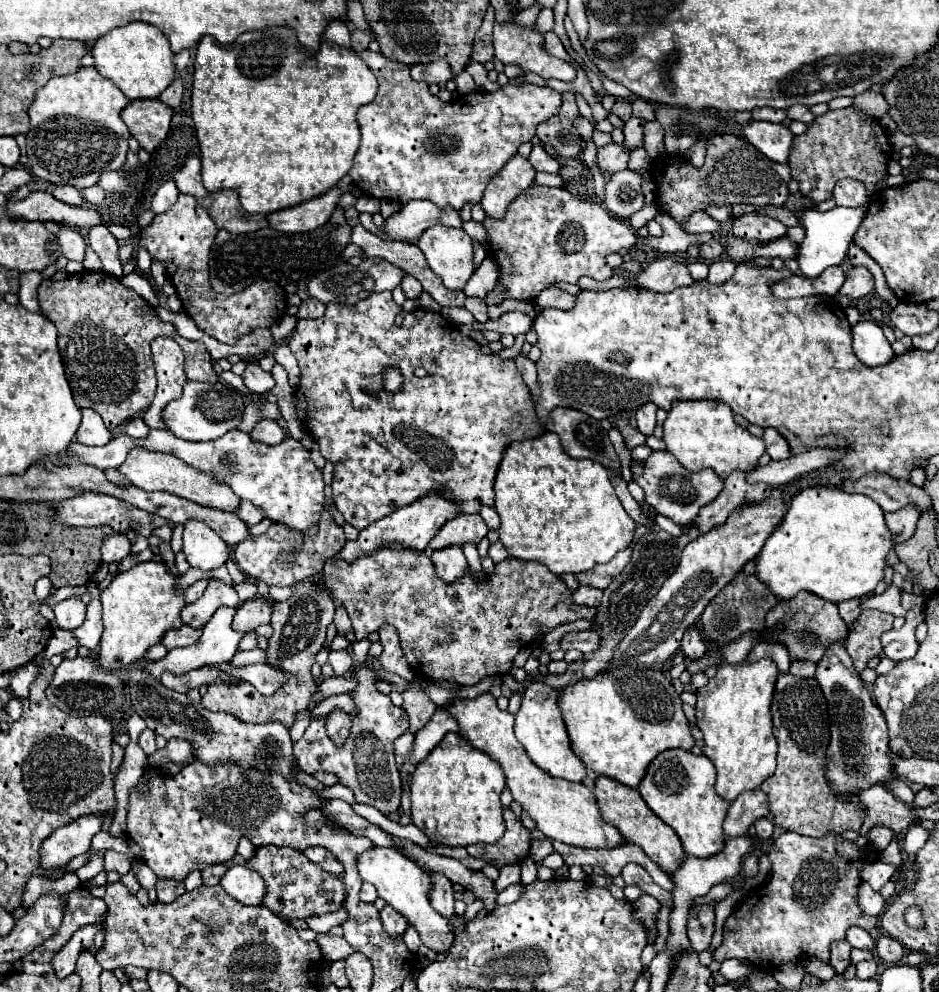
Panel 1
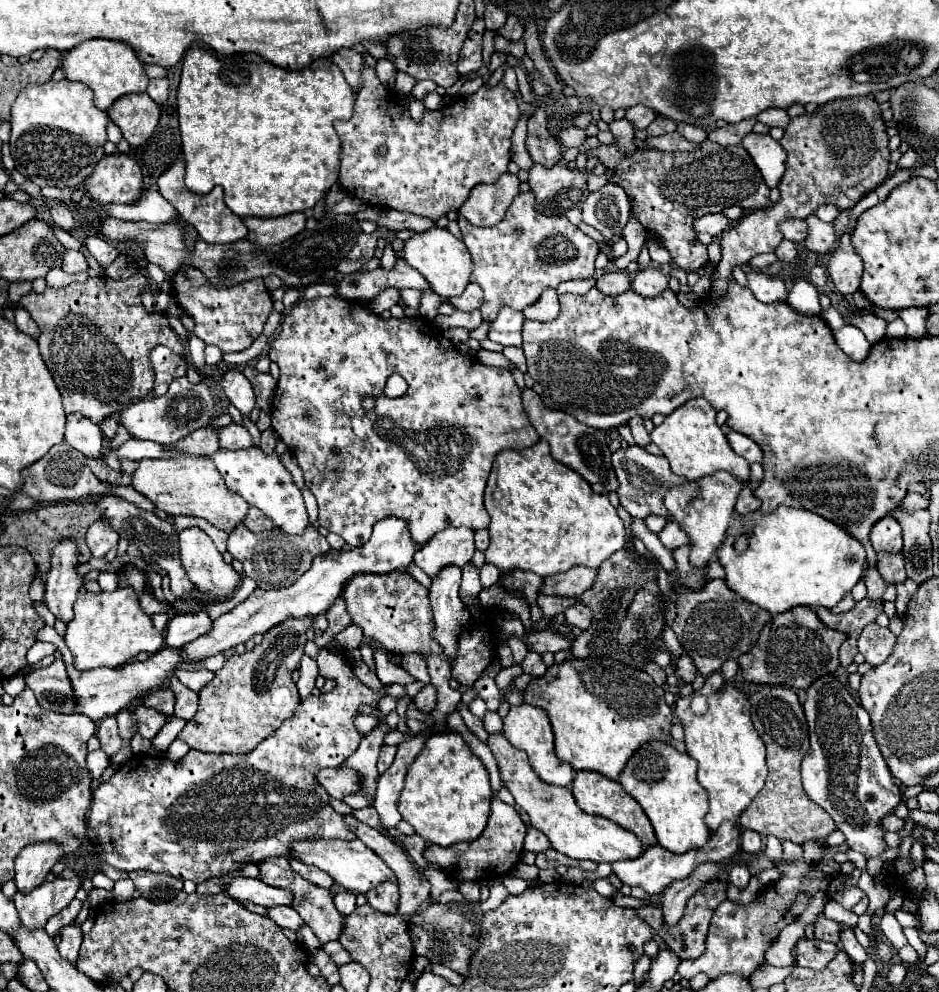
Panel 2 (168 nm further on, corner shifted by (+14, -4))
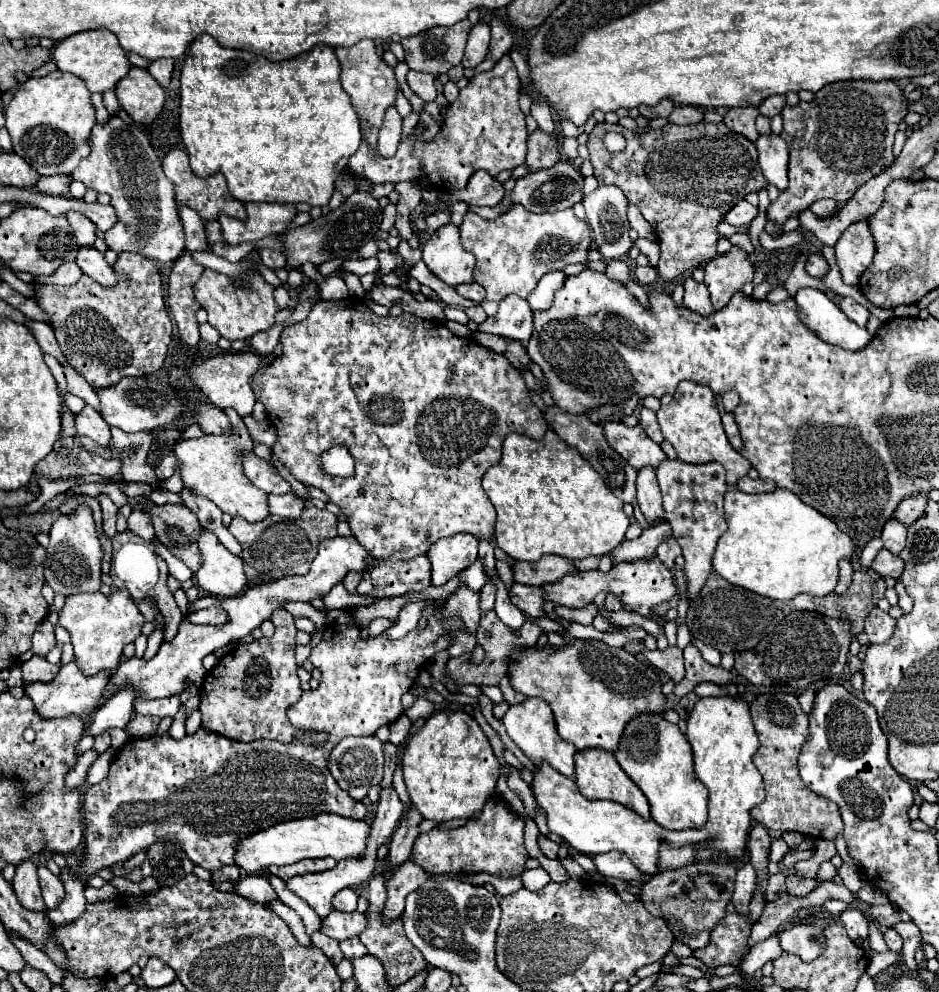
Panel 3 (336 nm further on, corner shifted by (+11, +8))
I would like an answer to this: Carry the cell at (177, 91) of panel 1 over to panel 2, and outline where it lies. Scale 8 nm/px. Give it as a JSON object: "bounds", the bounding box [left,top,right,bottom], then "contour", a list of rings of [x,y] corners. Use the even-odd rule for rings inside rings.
{"bounds":[147,78,167,104],"contour":[[[157,78],[157,80],[149,80],[149,86],[147,86],[147,94],[157,102],[157,104],[163,104],[167,102],[167,78]]]}

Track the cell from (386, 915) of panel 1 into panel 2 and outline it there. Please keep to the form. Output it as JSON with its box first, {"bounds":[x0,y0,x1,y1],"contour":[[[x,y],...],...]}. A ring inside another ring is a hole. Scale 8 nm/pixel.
{"bounds":[365,882,399,914],"contour":[[[381,882],[373,890],[369,890],[365,896],[375,910],[385,912],[385,914],[397,912],[397,898],[399,898],[397,882]]]}

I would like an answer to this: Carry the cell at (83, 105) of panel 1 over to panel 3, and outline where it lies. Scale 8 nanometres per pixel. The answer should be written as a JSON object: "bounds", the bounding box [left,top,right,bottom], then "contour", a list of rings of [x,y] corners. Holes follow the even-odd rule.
{"bounds":[6,72,96,174],"contour":[[[50,72],[42,78],[28,78],[18,86],[6,108],[6,128],[12,136],[14,152],[22,156],[38,174],[72,174],[90,152],[90,136],[96,124],[96,110],[86,82],[68,72]]]}

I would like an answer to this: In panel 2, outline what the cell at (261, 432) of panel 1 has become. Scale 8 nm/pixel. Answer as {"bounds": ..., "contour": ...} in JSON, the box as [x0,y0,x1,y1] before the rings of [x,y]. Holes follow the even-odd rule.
{"bounds":[219,424,253,450],"contour":[[[229,424],[229,426],[221,428],[219,450],[241,450],[241,448],[251,448],[251,446],[253,446],[253,440],[245,426]]]}

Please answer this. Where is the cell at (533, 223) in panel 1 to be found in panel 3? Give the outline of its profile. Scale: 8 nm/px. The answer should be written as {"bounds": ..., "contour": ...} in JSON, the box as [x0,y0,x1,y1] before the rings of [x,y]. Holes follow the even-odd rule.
{"bounds":[460,206,592,316],"contour":[[[512,206],[496,220],[482,220],[474,212],[466,212],[460,226],[462,244],[476,256],[474,280],[486,288],[486,298],[480,304],[488,316],[494,316],[498,304],[508,294],[528,298],[538,280],[552,272],[564,270],[568,264],[588,262],[592,230],[584,220],[578,220],[572,208],[548,214],[532,214],[522,206]]]}

